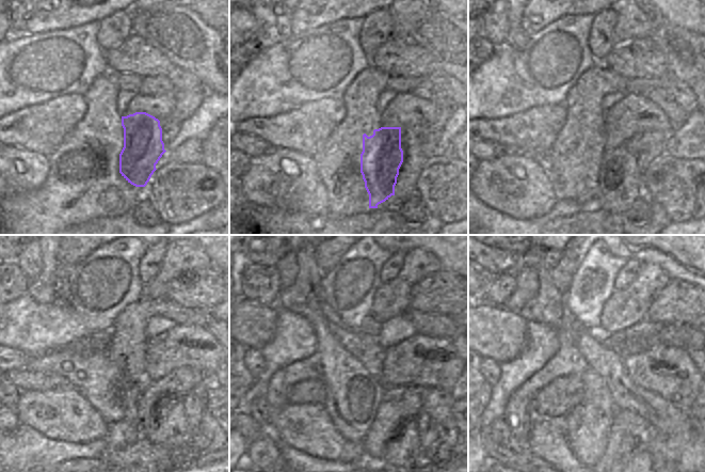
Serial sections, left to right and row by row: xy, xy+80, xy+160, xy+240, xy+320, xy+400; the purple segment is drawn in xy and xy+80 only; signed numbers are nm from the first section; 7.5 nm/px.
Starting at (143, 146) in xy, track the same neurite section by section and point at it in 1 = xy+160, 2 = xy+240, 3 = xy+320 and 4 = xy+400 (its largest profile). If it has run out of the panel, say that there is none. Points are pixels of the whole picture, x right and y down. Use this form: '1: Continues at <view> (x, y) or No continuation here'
1: Continues at xy+160 (619, 176)
2: Continues at xy+240 (160, 433)
3: Continues at xy+320 (395, 452)
4: Continues at xy+400 (644, 452).

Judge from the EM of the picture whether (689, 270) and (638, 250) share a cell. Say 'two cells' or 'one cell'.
one cell

